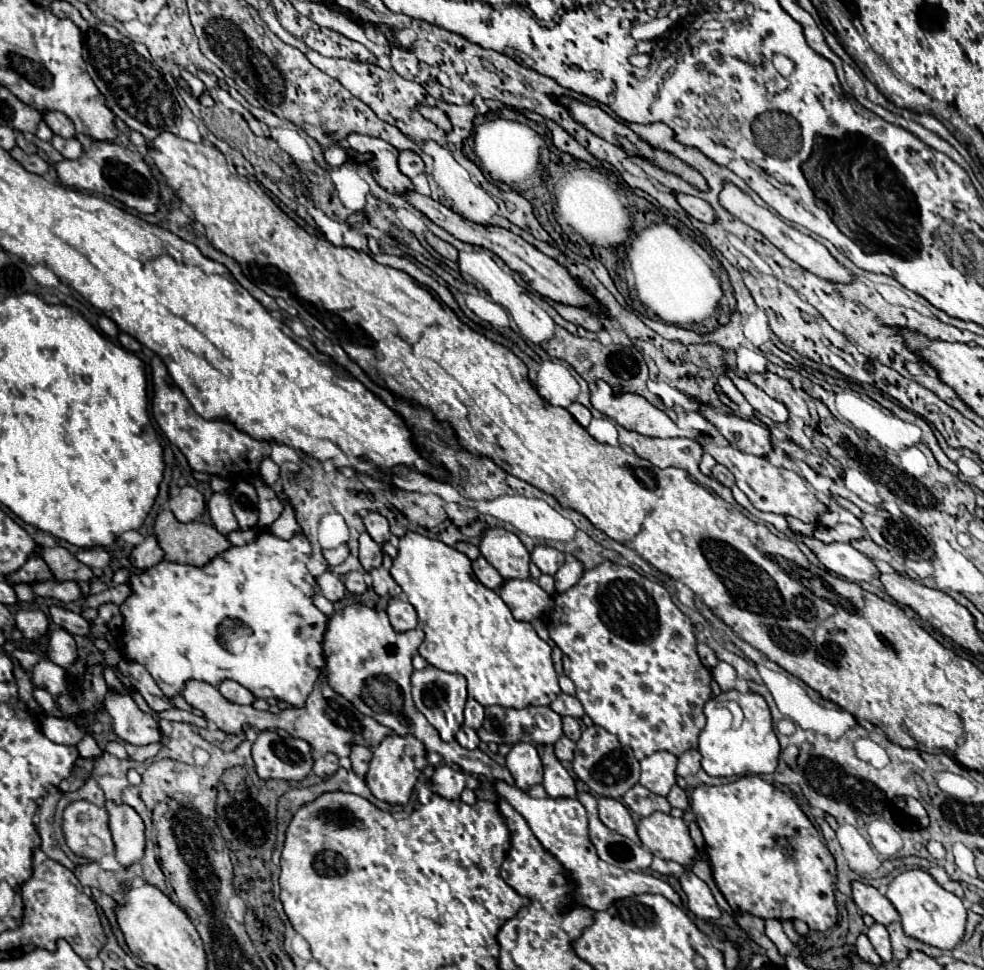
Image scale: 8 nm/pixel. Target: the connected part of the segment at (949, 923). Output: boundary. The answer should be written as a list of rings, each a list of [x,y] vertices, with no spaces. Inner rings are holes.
[[[909,869],[897,875],[889,883],[887,899],[893,903],[893,907],[901,915],[901,925],[907,937],[913,937],[925,945],[933,945],[939,949],[953,949],[963,939],[967,911],[961,899],[945,891],[927,871]]]

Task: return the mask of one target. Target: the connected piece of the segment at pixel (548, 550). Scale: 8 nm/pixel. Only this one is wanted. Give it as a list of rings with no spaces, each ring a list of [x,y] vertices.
[[[545,545],[535,547],[531,553],[531,559],[541,569],[541,573],[547,573],[547,575],[555,575],[559,567],[565,563],[565,555],[561,551]]]

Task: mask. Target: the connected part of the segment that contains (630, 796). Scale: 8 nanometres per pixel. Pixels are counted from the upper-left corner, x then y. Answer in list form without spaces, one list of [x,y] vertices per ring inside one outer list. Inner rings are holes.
[[[633,785],[625,795],[623,795],[623,803],[633,811],[637,813],[639,817],[649,817],[651,813],[655,811],[663,811],[663,813],[669,813],[671,811],[671,805],[665,797],[659,797],[659,795],[653,795],[651,791],[647,791],[643,785]]]

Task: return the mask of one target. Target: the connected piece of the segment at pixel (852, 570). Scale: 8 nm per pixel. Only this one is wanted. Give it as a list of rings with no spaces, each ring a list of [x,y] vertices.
[[[795,533],[795,537],[801,539],[811,551],[815,551],[817,557],[821,559],[821,563],[829,571],[833,571],[833,573],[837,573],[837,575],[841,575],[849,581],[873,583],[881,575],[877,565],[869,557],[859,553],[855,547],[851,547],[849,543],[829,543],[829,545],[825,545],[821,541],[817,541],[815,537],[803,537],[799,533]]]

